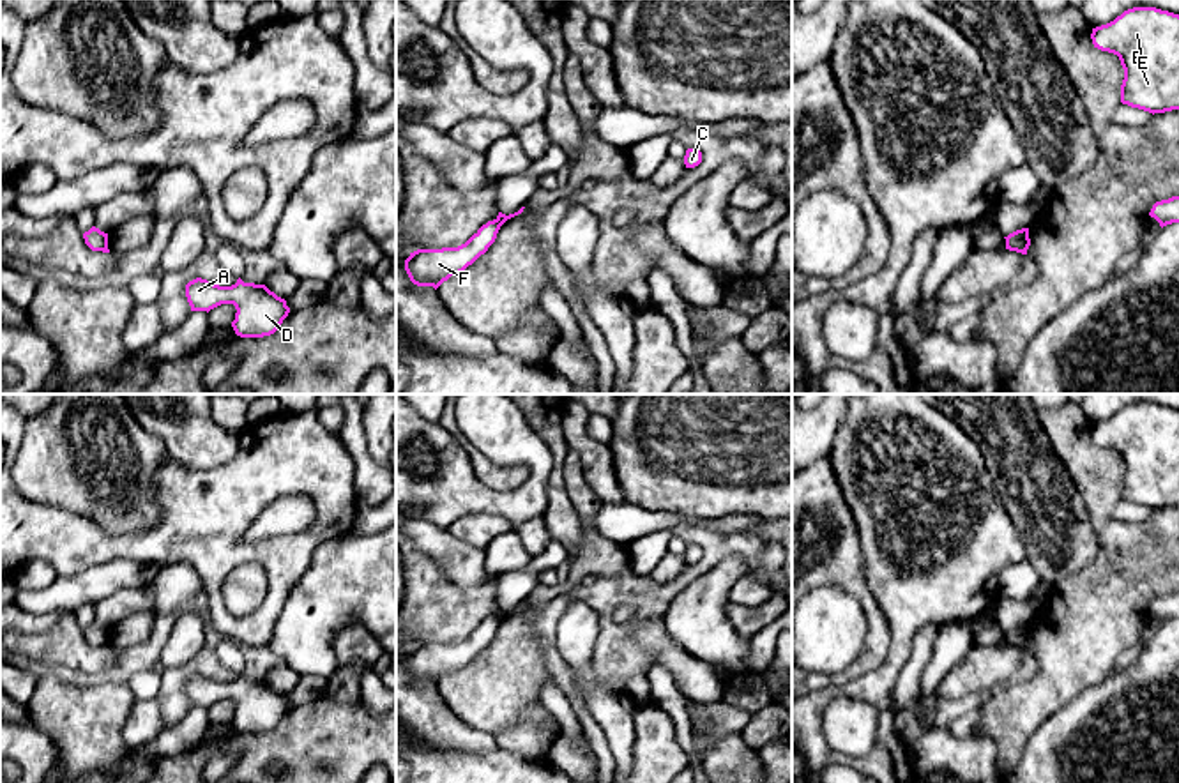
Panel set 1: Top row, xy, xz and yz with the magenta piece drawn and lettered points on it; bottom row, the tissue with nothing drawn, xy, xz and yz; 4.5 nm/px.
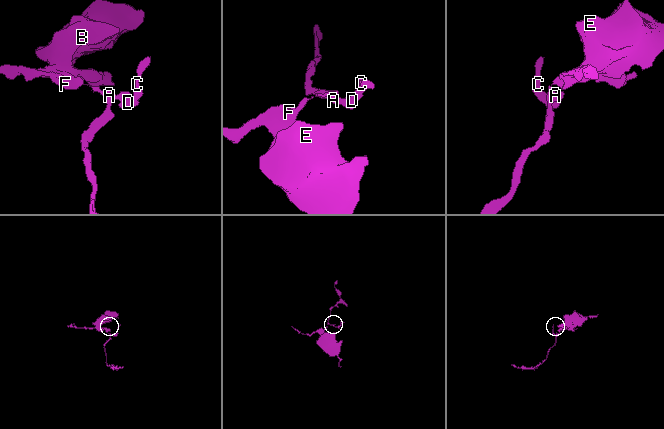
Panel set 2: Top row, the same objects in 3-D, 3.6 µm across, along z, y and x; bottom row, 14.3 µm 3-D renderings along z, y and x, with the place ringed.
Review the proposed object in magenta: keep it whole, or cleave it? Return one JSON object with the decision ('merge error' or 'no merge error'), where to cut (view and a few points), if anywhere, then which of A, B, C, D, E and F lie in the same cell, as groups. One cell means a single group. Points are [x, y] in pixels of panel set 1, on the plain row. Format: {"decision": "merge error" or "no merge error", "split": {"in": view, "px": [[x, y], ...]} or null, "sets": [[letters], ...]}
{"decision": "merge error", "split": {"in": "yz", "px": [[1006, 640], [1015, 646]]}, "sets": [["A", "C", "D"], ["B", "E", "F"]]}

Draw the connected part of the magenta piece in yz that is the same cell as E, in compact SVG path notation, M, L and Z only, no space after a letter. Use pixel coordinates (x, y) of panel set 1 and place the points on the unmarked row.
M1133 403L1092 424L1091 435L1121 456L1122 500L1152 511L1179 506L1179 410Z

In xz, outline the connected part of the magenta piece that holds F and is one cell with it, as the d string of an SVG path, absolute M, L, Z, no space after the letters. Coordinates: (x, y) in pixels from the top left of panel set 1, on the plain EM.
M497 615L483 620L465 640L442 645L417 645L405 656L405 666L417 682L435 686L451 672L463 668L495 638L500 626Z

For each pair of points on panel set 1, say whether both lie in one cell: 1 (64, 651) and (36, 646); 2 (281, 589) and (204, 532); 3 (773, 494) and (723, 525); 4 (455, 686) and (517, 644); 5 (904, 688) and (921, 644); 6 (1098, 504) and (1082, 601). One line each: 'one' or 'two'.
1: one
2: one
3: two
4: one
5: one
6: one

